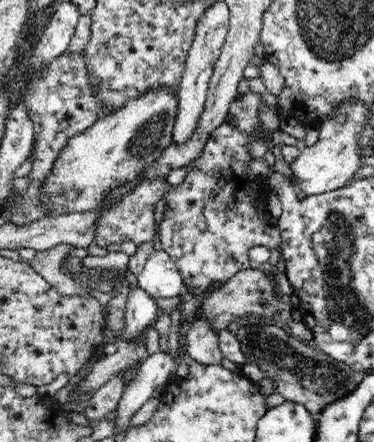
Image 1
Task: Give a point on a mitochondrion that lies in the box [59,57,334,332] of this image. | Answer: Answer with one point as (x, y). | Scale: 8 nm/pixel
(147, 140)

